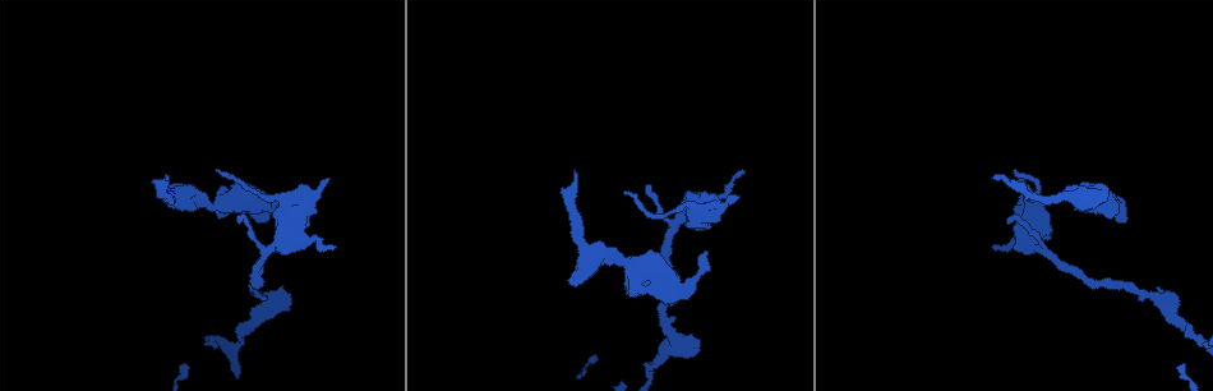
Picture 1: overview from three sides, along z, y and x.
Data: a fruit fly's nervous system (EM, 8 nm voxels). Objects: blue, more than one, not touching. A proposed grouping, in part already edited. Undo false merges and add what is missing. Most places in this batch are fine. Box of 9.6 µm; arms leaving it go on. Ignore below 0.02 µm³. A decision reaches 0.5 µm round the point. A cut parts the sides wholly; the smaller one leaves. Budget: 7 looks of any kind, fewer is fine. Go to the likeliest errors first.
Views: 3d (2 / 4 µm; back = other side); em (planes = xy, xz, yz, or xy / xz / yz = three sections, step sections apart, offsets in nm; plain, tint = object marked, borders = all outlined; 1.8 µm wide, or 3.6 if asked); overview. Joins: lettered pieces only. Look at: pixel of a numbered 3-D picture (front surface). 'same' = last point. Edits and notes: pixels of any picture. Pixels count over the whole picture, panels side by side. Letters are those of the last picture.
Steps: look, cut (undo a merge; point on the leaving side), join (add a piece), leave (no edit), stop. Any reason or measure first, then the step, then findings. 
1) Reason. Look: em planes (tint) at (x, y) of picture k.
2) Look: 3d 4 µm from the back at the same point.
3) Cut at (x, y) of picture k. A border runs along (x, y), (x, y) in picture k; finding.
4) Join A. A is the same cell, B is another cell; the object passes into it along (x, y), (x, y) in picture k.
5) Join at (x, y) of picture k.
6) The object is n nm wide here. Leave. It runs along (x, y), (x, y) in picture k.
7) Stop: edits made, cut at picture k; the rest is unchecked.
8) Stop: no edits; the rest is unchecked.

Branch stops here. Look: em planes (borders) at (165, 177) of picture 1.

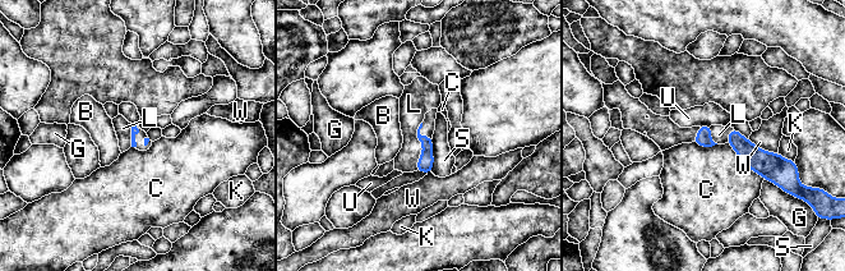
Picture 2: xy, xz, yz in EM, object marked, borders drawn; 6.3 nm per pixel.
Join L. L is the same cell, B, C, G, K, S, U and W are other cells; it goes on there.

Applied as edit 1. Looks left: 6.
Redraw. Look: overview.

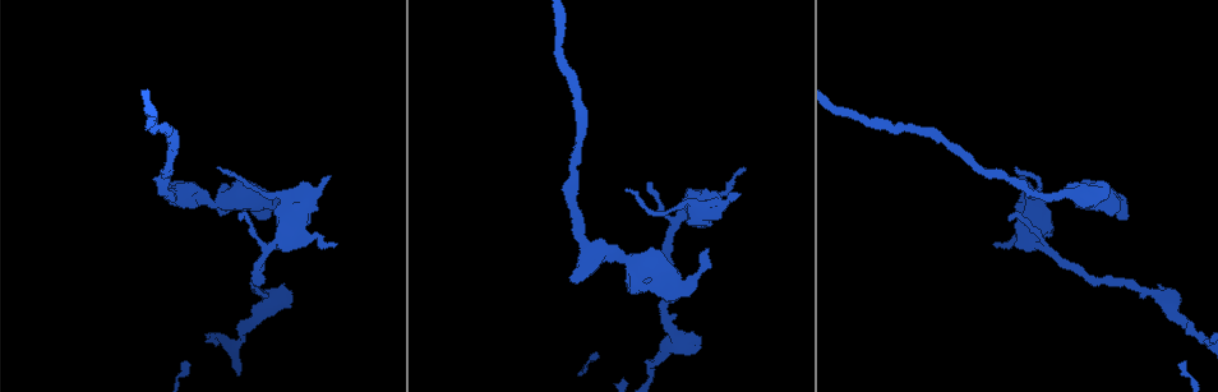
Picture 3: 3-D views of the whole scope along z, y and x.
Look: em planes (borders) at (707, 252) of picture 3.

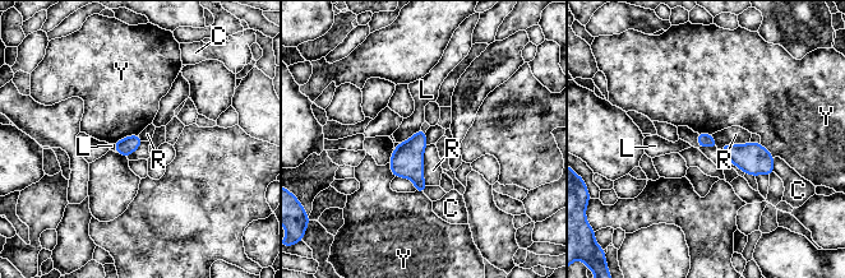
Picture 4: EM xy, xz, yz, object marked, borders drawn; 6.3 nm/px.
Leave. C, L, R and Y are other cells; a border runs along (428, 146), (424, 151), (426, 185) in picture 4; no lettered piece goes on from it.

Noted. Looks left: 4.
Look: 3d 4 µm at (701, 340) of picture 3.

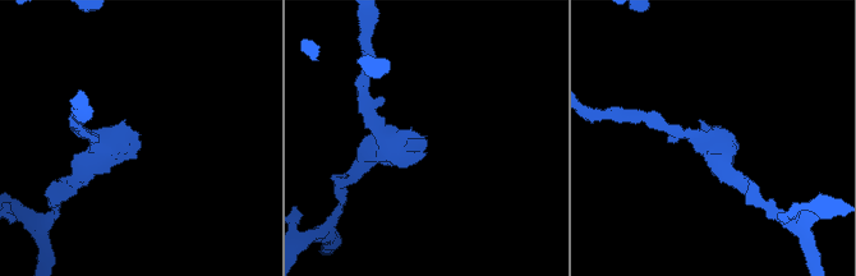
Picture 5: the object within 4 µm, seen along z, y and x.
Need the tissue. Look: em 3.6 µm planes (borders) at (427, 143) of picture 5.

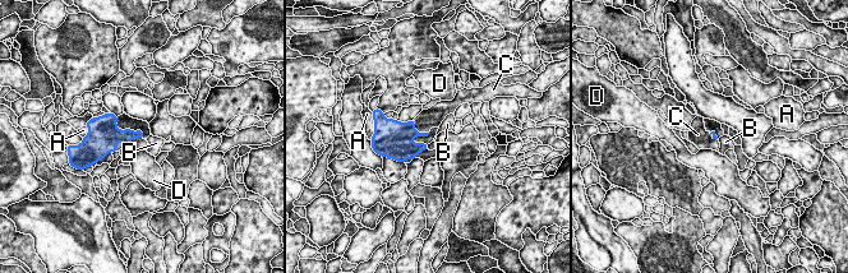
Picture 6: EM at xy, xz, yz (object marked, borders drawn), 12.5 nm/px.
The longest contact is with C, 260 nm. Join C. C is the same cell, A, B and D are other cells; the object passes into it along (397, 137), (416, 132), (427, 119) in picture 6; the neuron continues.

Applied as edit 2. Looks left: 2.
Stop: edits made, join at picture 2, join at picture 6; the rest is unchecked.

